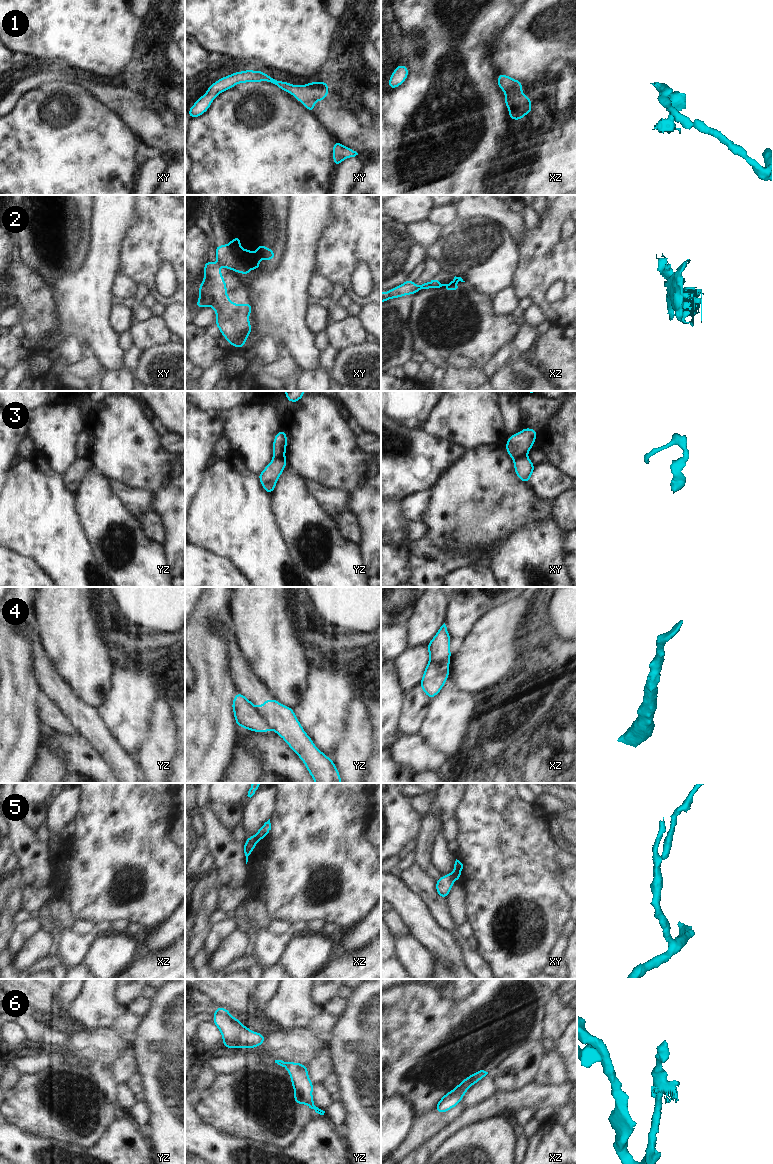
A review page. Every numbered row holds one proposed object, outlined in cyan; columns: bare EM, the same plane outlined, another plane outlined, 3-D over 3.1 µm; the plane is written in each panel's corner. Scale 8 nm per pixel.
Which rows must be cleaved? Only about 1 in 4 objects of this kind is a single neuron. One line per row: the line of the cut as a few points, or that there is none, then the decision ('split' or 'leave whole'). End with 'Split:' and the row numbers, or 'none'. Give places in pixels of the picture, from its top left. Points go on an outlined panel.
1: no cut; leave whole
2: cut in xz along (428, 282), (418, 289); split
3: cut in yz along (284, 456), (273, 458); split
4: cut in yz along (256, 708), (269, 727); split
5: cut in xy along (451, 874), (455, 879); split
6: cut in yz along (294, 1088), (306, 1099), (312, 1101); split
Split: 2, 3, 4, 5, 6

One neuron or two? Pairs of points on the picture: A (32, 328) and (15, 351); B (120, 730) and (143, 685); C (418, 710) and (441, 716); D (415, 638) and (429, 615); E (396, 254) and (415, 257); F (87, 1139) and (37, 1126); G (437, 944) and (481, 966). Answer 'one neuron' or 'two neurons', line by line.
A: two neurons
B: one neuron
C: two neurons
D: one neuron
E: one neuron
F: one neuron
G: two neurons

